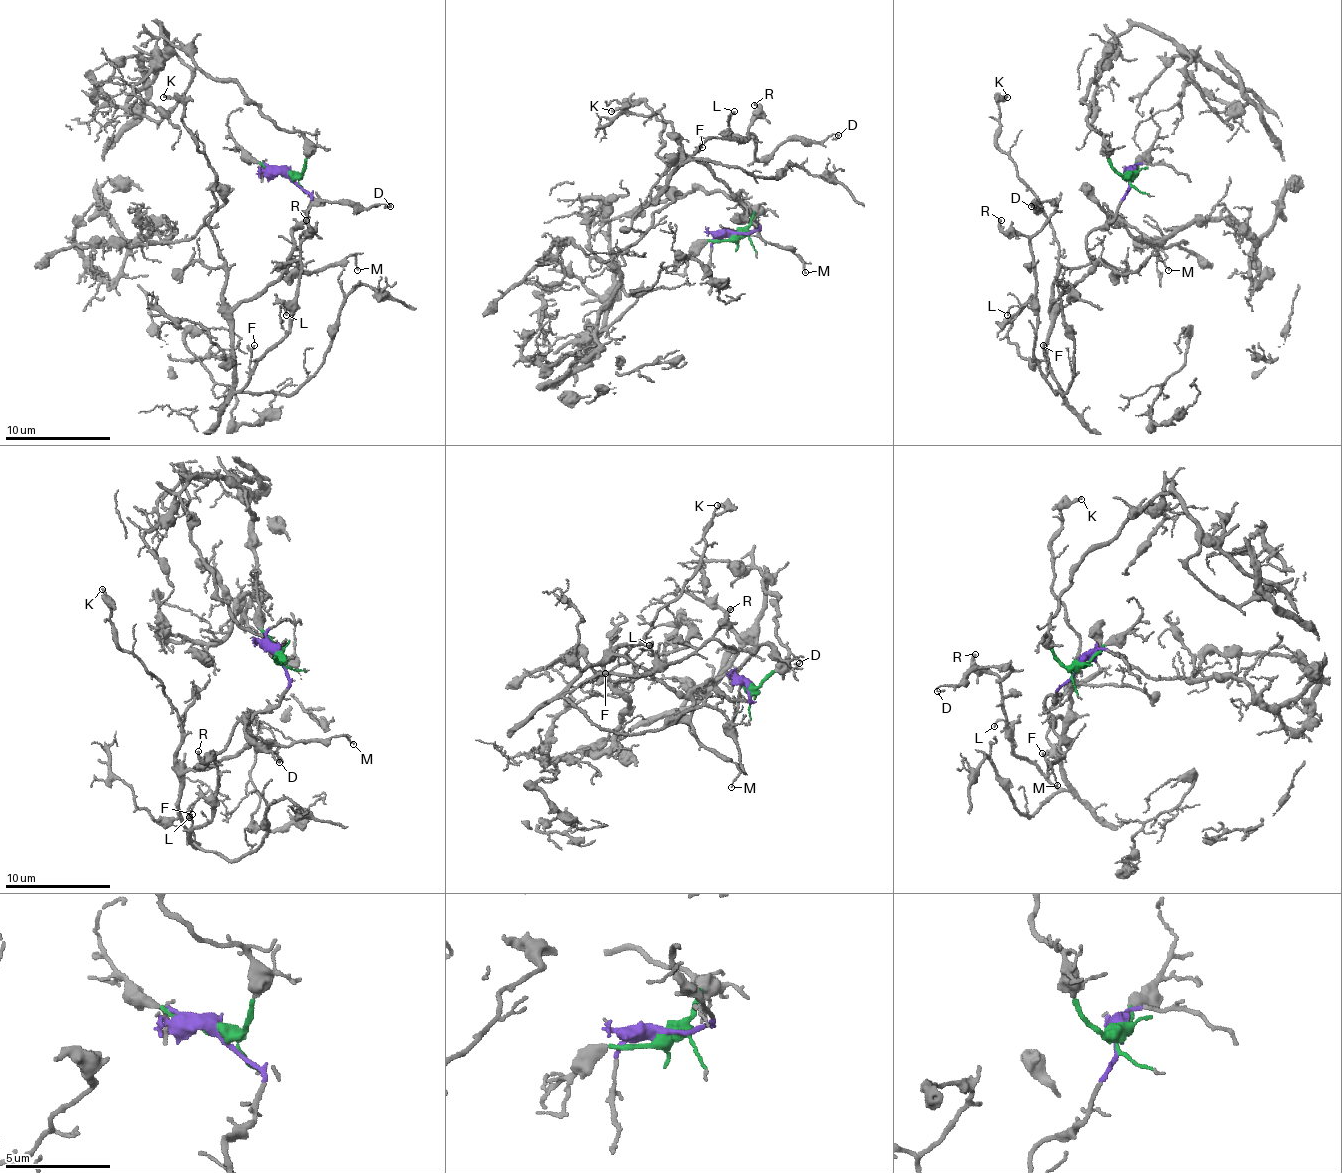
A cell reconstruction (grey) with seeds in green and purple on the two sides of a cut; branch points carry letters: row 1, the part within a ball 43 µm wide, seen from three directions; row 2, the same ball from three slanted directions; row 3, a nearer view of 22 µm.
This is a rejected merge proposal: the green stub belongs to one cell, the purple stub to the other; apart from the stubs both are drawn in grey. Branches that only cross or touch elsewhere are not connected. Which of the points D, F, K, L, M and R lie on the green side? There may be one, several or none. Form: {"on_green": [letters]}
{"on_green": []}

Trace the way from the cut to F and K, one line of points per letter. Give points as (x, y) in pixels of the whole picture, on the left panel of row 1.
F: (289, 175), (311, 207), (292, 231), (287, 268), (231, 310), (239, 389), (255, 344)
K: (289, 175), (311, 207), (292, 231), (287, 268), (231, 307), (210, 218), (216, 170), (184, 107), (163, 96)

